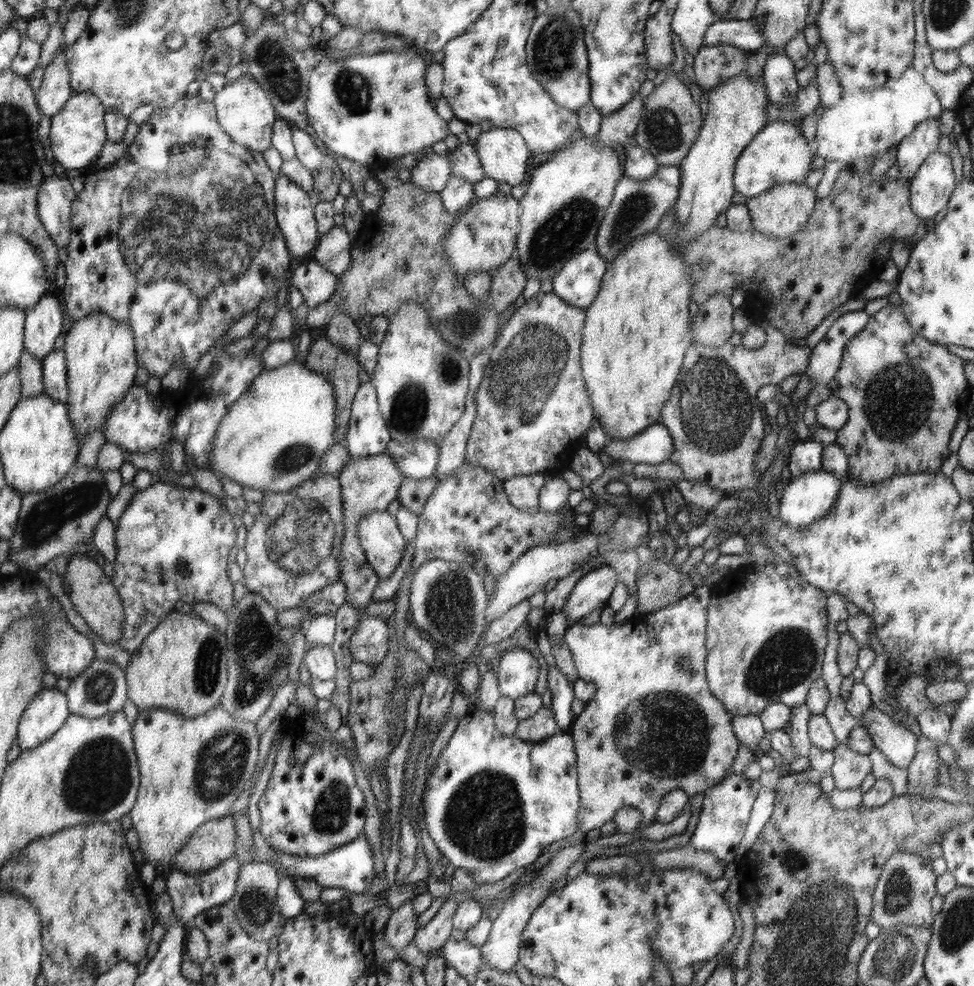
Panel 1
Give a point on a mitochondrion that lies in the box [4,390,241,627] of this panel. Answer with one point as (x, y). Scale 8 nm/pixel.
(42, 522)

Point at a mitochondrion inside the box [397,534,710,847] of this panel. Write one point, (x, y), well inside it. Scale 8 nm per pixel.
(449, 610)

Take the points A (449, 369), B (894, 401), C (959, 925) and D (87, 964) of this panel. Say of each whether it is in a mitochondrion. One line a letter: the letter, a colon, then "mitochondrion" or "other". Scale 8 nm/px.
A: mitochondrion
B: mitochondrion
C: mitochondrion
D: mitochondrion

